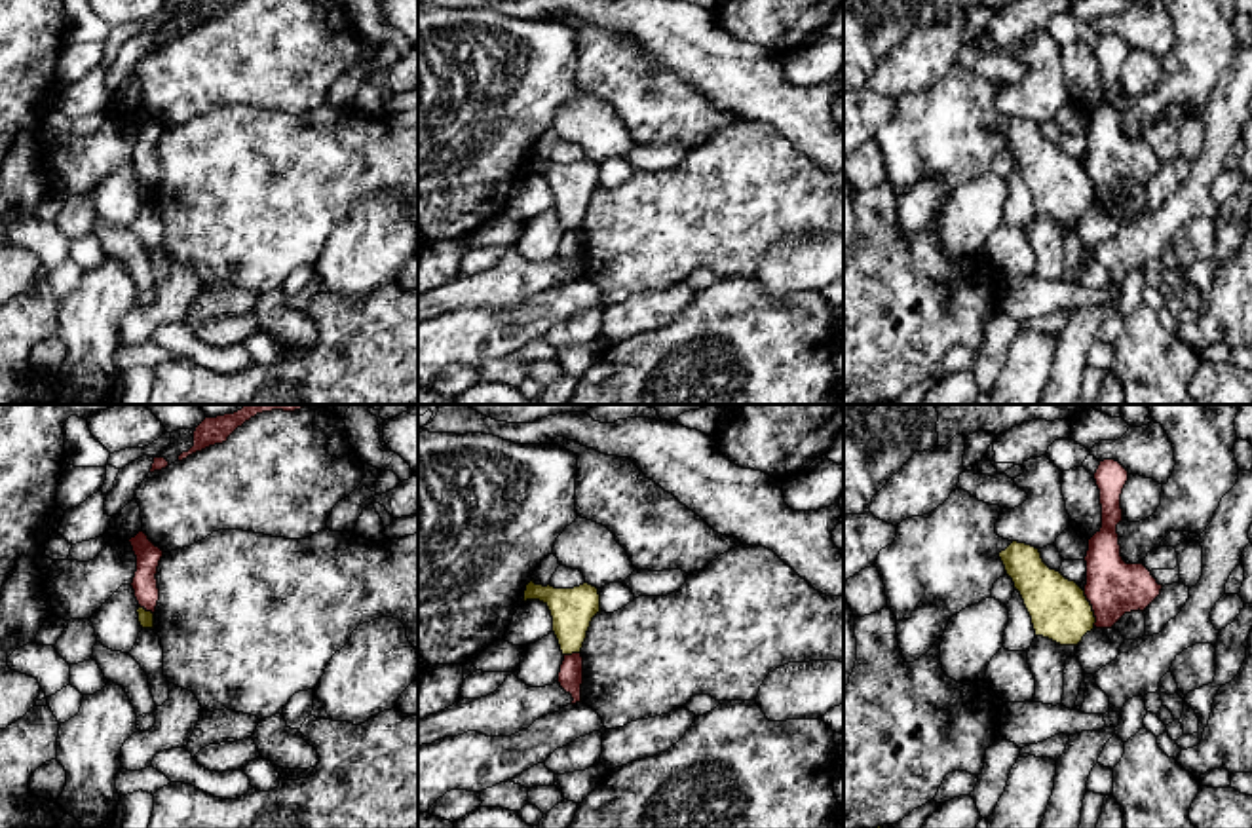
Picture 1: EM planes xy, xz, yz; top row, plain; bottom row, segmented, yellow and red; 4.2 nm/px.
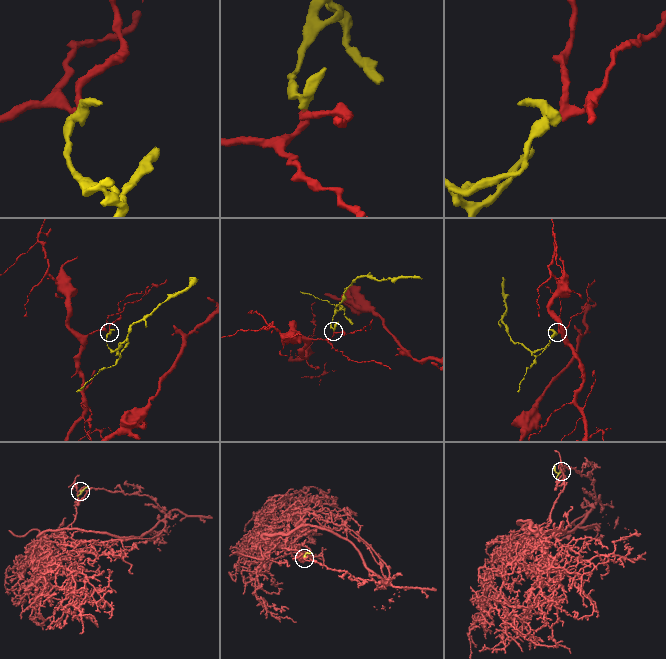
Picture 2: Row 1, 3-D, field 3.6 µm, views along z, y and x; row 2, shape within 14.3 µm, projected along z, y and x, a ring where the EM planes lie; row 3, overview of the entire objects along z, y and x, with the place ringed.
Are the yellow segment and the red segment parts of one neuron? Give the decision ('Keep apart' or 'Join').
Keep apart

